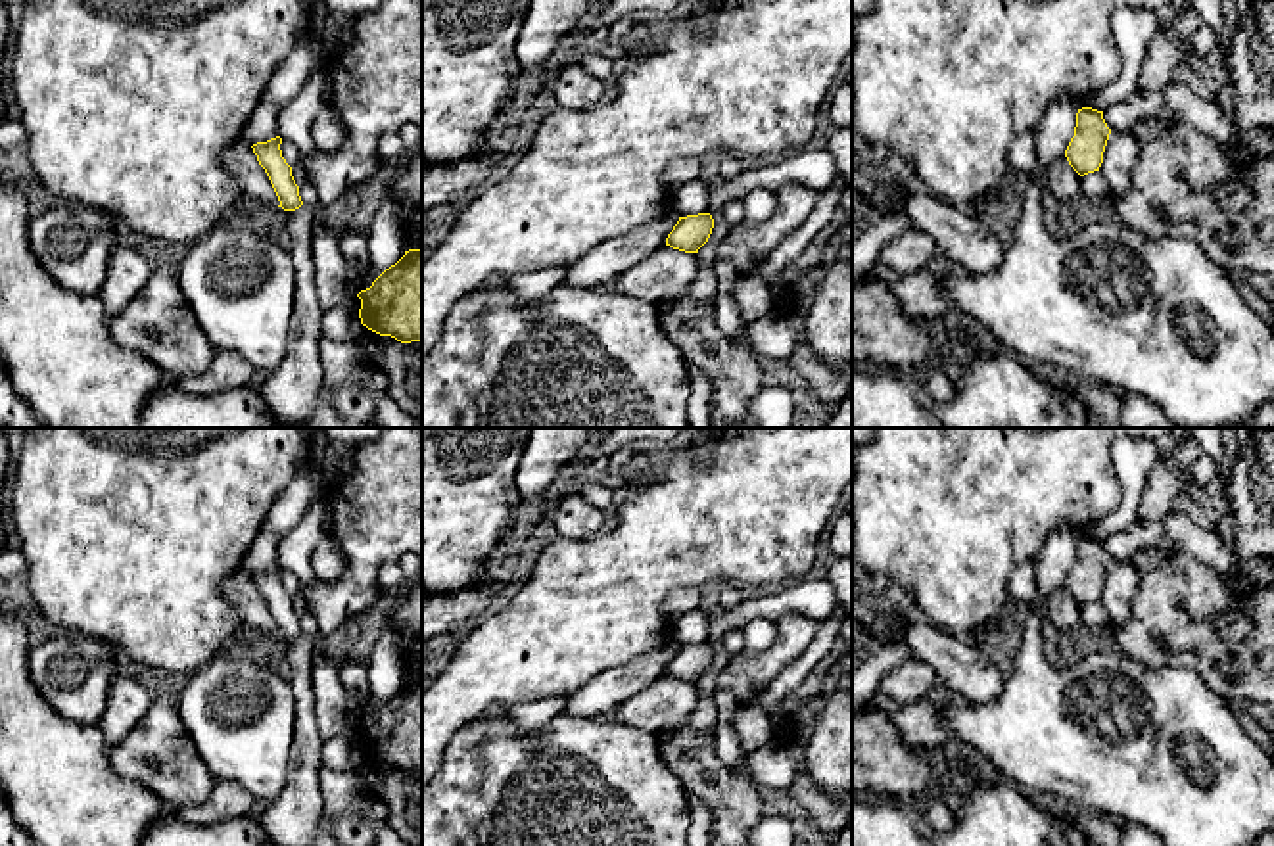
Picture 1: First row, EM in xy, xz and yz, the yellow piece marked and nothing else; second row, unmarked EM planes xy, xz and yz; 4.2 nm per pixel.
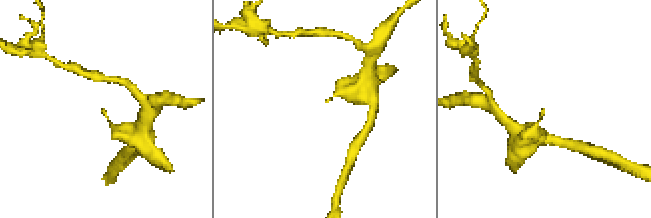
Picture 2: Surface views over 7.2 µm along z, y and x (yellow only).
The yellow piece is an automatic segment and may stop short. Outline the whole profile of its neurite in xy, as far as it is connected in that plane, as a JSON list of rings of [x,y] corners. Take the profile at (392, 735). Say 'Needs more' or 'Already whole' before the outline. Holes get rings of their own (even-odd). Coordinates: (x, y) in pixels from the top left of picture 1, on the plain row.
Already whole. [[[405,681],[357,727],[363,756],[401,773],[422,771],[422,681]]]

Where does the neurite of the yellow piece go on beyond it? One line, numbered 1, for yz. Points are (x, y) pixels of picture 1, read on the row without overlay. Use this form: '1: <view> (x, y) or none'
1: none

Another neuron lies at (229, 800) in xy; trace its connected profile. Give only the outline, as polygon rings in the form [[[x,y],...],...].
[[[217,779],[203,804],[177,810],[177,817],[188,825],[213,825],[224,819],[249,815],[255,798],[238,783]]]

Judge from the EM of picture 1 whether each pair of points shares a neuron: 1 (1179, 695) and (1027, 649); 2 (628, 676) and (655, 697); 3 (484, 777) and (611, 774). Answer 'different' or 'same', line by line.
1: same
2: different
3: same

